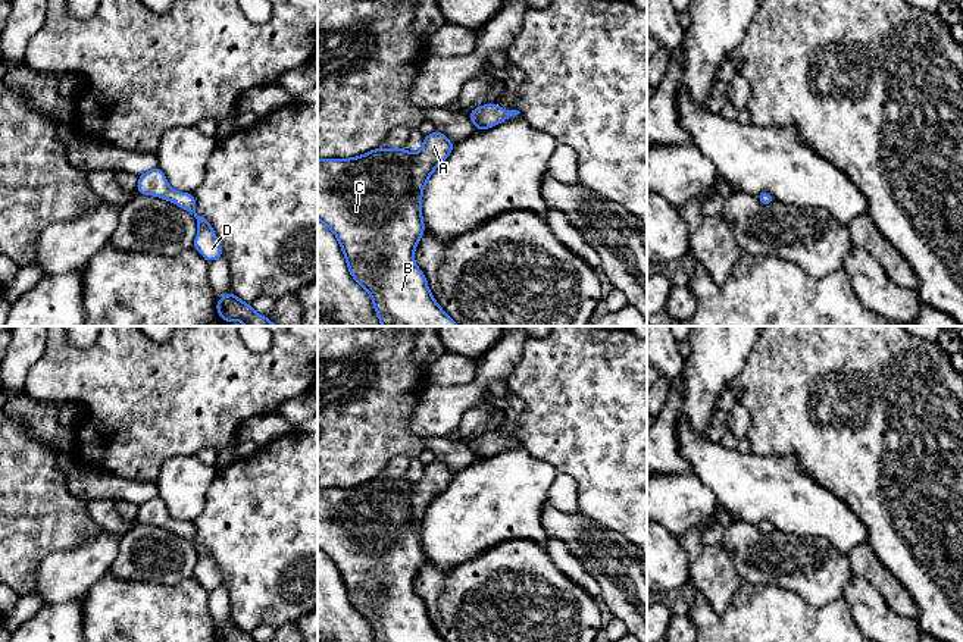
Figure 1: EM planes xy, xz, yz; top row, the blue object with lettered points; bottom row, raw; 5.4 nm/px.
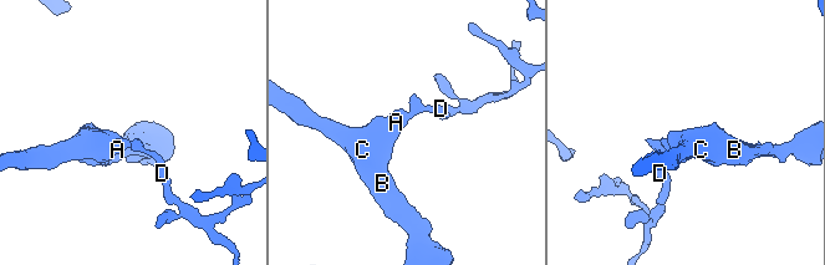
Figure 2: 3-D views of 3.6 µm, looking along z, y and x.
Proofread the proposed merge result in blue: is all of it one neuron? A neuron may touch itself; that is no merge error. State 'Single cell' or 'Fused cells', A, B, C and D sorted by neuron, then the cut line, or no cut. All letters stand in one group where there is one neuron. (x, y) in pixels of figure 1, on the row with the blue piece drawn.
Single cell. Groups: A B C D. No split

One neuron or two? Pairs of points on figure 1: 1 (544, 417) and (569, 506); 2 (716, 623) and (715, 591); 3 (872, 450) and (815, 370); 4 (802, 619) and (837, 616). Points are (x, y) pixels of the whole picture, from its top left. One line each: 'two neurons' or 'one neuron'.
1: two neurons
2: two neurons
3: one neuron
4: one neuron

